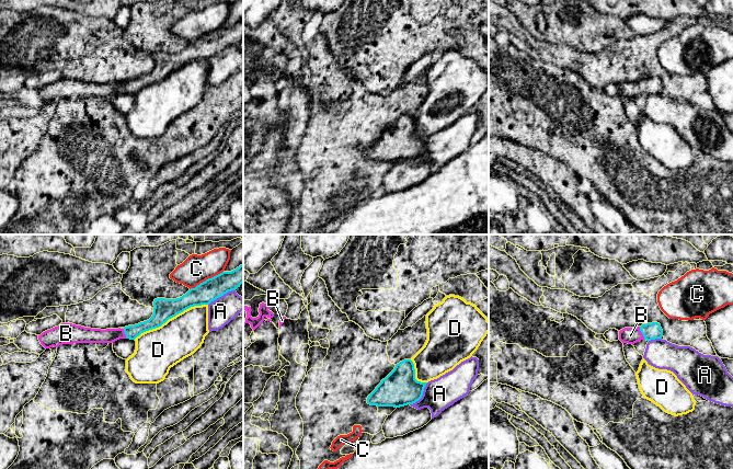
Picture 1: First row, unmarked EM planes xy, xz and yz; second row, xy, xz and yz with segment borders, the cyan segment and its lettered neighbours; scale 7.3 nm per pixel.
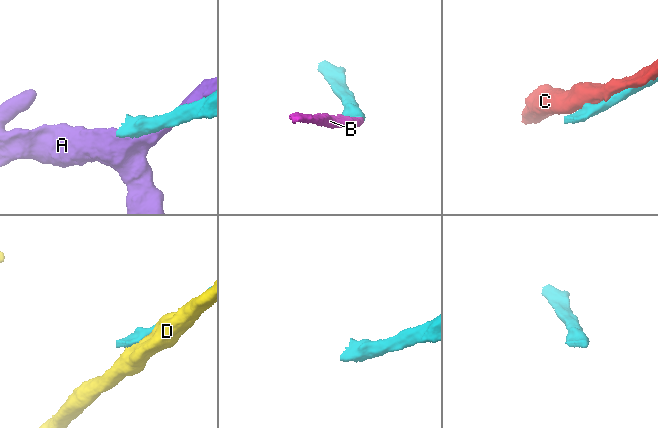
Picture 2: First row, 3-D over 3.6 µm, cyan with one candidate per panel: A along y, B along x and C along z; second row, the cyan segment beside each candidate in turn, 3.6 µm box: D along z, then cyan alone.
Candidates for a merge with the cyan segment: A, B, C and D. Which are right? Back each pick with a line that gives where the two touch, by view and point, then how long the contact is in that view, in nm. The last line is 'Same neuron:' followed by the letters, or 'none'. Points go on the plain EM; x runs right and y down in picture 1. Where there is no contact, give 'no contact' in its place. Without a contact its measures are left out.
B: contact yz (642, 88); length 100 nm
Same neuron: B

